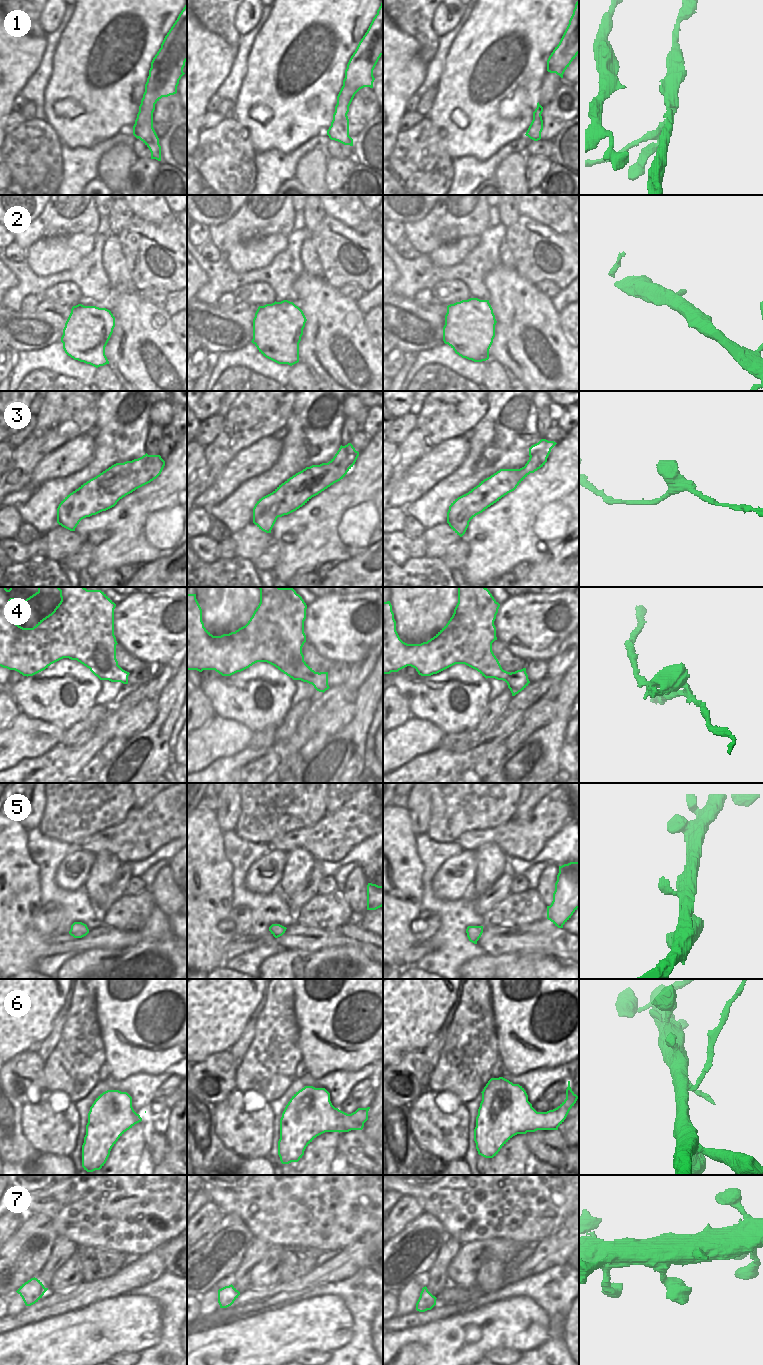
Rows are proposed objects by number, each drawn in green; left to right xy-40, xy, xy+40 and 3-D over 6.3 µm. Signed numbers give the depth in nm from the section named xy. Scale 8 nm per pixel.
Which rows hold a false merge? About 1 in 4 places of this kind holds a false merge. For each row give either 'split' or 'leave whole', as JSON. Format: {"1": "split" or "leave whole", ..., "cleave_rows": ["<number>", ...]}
{"1": "split", "2": "leave whole", "3": "leave whole", "4": "split", "5": "leave whole", "6": "leave whole", "7": "leave whole", "cleave_rows": ["1", "4"]}

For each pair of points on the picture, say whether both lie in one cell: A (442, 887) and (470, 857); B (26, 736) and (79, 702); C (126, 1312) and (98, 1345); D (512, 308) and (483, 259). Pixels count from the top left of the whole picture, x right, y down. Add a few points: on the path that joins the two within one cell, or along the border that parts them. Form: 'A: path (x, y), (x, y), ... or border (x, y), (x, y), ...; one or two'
A: path (450, 881), (466, 865); one
B: border (26, 714), (54, 723), (64, 729); two
C: path (121, 1321), (108, 1334), (107, 1338); one
D: border (500, 263), (485, 277), (488, 293); two

